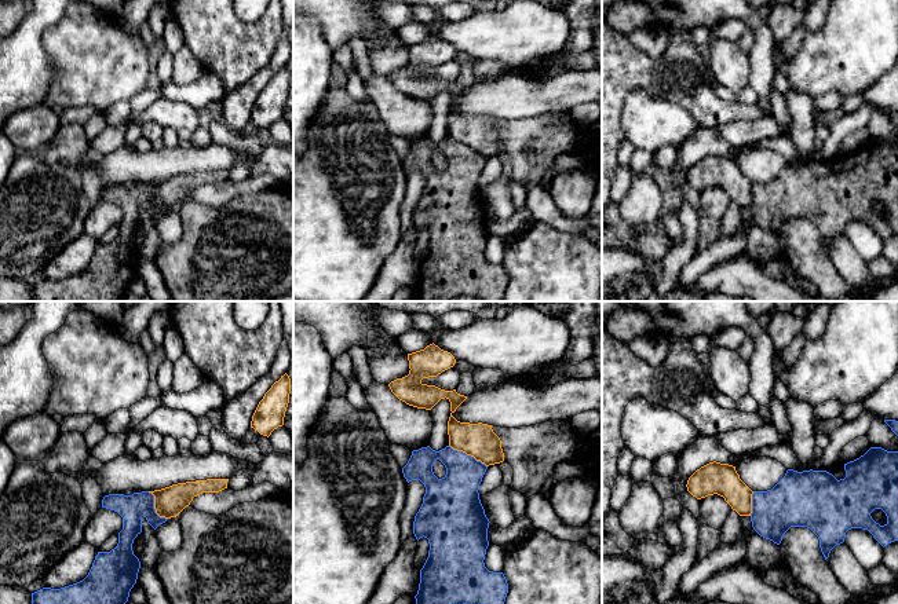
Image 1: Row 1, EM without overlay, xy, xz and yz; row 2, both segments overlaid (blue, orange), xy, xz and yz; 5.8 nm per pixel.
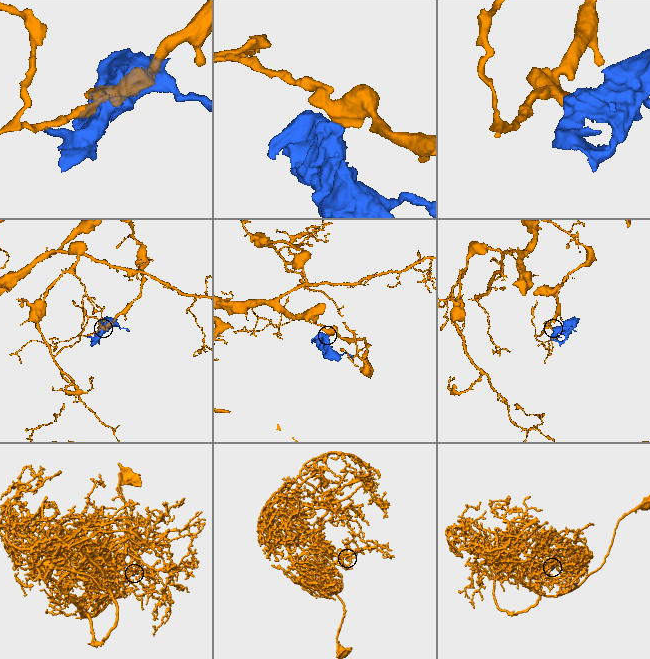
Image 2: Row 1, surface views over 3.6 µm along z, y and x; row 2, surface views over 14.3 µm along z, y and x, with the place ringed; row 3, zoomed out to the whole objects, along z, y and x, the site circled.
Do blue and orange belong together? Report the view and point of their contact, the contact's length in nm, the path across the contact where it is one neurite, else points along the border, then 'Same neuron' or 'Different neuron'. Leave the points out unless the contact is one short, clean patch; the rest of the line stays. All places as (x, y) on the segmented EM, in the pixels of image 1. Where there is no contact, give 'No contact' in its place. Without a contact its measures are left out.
Touches blue at xz (468, 456). Shared border 260 nm. Boundary: xz (449, 445), (473, 456), (486, 467). Different neuron

